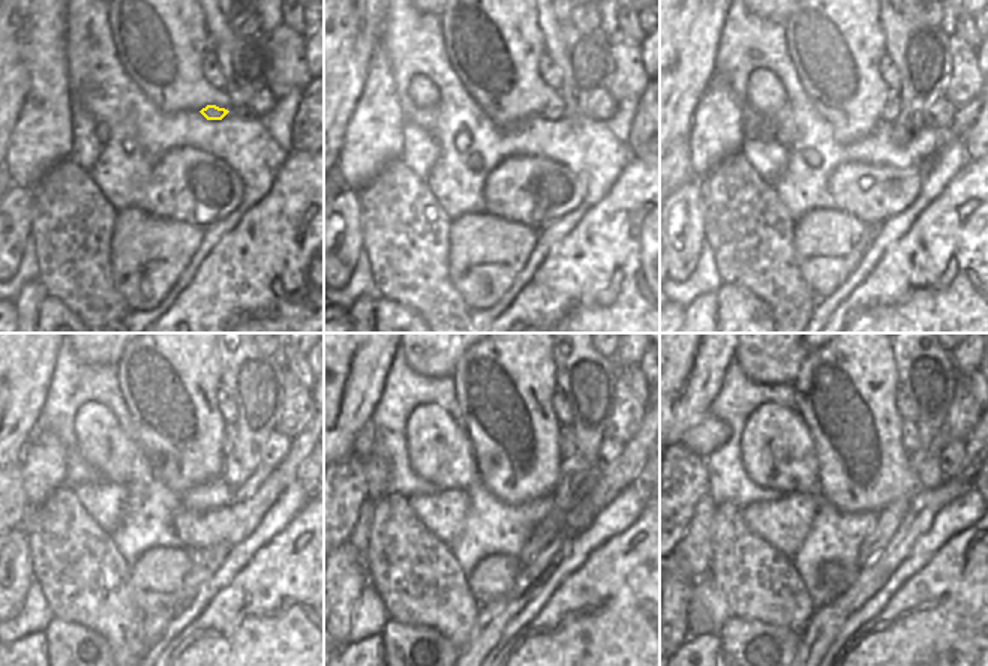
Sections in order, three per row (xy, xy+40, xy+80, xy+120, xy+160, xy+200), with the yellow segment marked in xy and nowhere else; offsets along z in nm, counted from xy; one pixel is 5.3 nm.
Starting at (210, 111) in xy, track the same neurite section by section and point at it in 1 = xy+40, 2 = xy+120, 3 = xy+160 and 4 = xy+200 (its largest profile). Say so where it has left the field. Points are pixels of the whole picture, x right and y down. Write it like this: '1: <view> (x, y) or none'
1: xy+40 (553, 110)
2: xy+120 (230, 431)
3: xy+160 (565, 434)
4: xy+200 (909, 432)

